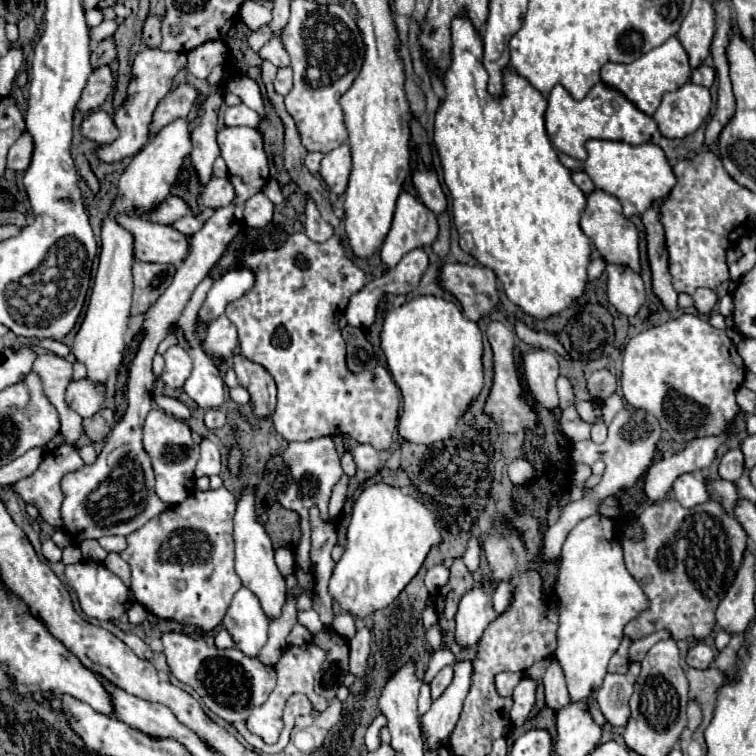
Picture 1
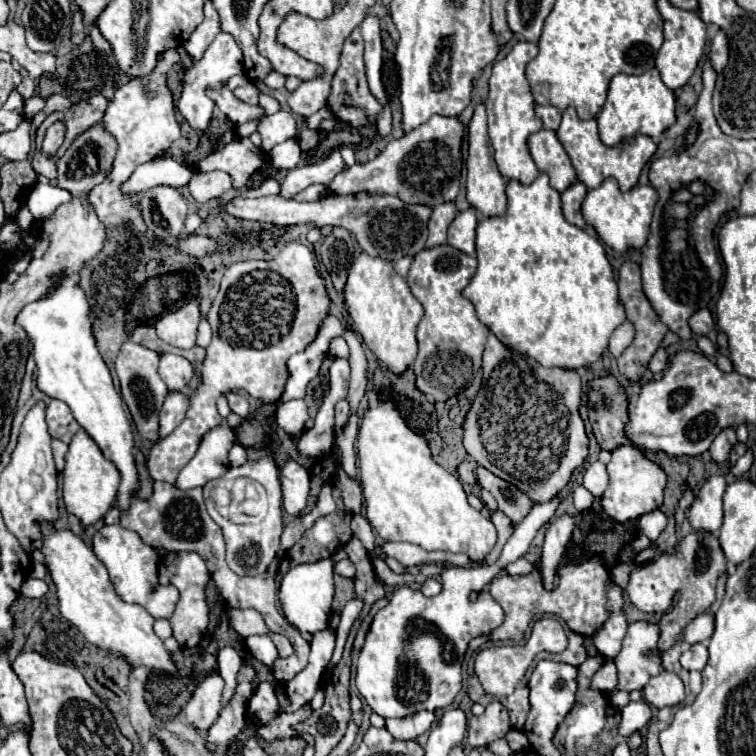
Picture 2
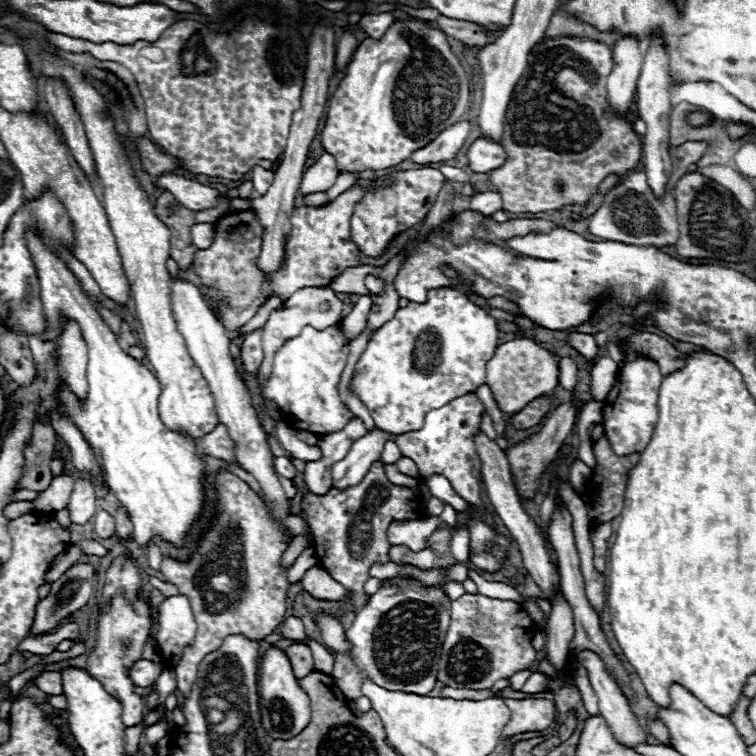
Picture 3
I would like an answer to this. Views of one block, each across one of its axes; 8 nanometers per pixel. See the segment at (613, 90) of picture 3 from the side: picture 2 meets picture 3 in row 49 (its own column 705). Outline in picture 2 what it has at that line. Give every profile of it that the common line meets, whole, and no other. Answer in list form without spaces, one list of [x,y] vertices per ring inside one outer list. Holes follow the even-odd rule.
[[[700,614],[696,616],[682,632],[682,640],[688,644],[698,644],[704,642],[712,636],[714,632],[714,616],[712,614]]]

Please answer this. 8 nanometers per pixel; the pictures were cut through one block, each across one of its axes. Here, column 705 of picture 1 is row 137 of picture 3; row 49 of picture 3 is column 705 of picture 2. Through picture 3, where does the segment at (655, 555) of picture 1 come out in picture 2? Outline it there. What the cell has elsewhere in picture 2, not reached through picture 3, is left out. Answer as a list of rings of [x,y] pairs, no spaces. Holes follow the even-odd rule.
[[[710,532],[688,534],[678,542],[676,548],[678,548],[676,556],[662,554],[656,560],[642,564],[638,570],[634,570],[630,574],[630,582],[626,588],[632,604],[642,612],[664,612],[660,620],[660,628],[662,628],[660,642],[658,642],[660,652],[666,652],[676,642],[676,638],[682,636],[684,626],[714,602],[716,580],[726,570],[724,554],[716,534],[710,534]],[[678,592],[680,592],[680,598],[674,604]]]

